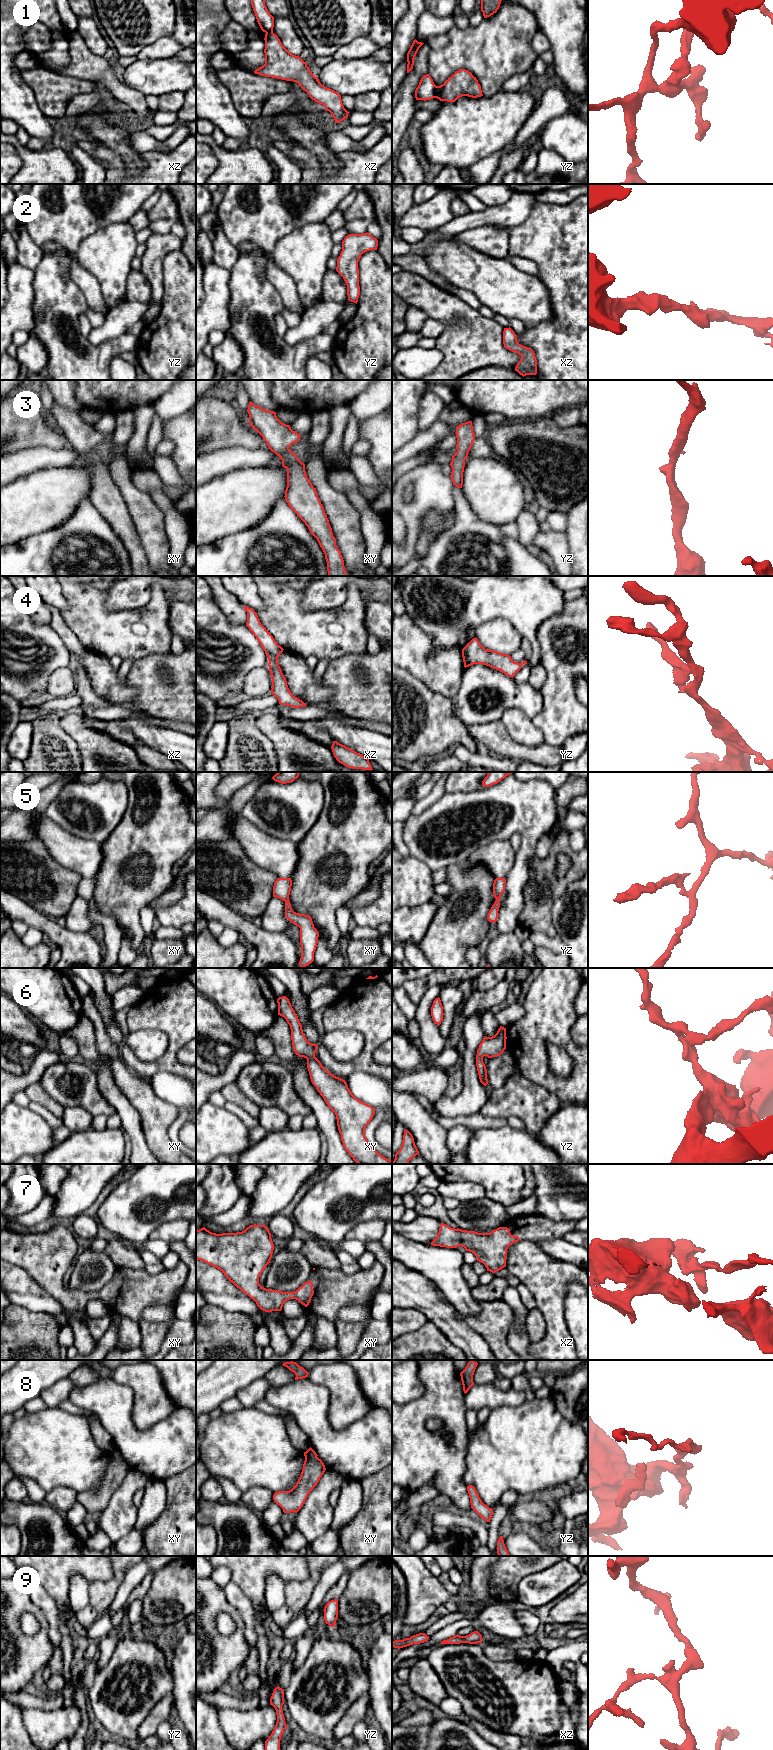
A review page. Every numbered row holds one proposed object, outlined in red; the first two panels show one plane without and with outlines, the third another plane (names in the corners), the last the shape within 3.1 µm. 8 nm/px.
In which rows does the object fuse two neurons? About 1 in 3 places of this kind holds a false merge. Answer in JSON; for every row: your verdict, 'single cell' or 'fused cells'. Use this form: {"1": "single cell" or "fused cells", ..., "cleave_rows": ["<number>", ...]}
{"1": "fused cells", "2": "single cell", "3": "single cell", "4": "single cell", "5": "fused cells", "6": "single cell", "7": "single cell", "8": "single cell", "9": "single cell", "cleave_rows": ["1", "5"]}

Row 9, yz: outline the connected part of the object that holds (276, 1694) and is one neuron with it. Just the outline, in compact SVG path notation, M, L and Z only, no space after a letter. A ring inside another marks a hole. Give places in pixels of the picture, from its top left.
M277 1686L270 1698L270 1705L272 1705L277 1714L277 1722L271 1735L265 1741L265 1750L280 1750L280 1740L284 1730L287 1728L282 1706L284 1704L284 1690Z

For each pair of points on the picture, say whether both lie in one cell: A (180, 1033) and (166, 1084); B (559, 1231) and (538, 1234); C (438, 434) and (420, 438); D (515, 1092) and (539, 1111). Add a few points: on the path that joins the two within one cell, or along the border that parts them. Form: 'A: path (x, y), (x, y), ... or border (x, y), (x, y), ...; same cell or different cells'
A: border (158, 1070), (180, 1074), (185, 1078); different cells
B: path (554, 1231), (543, 1231); same cell
C: path (434, 434), (424, 438); same cell
D: path (521, 1098), (533, 1105); same cell

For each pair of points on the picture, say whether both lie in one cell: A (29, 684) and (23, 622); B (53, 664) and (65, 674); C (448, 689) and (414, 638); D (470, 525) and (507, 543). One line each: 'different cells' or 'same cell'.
A: same cell
B: different cells
C: same cell
D: same cell

